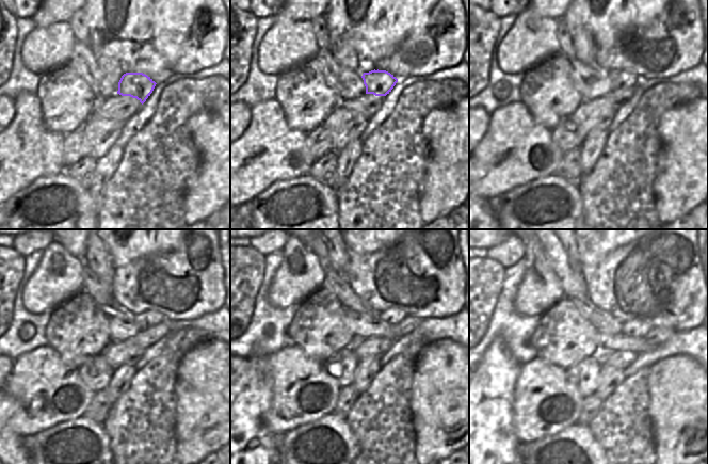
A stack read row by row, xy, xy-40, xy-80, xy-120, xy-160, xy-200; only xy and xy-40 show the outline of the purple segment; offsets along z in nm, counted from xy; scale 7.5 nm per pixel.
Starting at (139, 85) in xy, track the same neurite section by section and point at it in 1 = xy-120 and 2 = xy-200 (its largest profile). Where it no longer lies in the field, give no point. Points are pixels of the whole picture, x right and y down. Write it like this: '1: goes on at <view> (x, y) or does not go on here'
1: goes on at xy-120 (147, 319)
2: goes on at xy-200 (639, 329)

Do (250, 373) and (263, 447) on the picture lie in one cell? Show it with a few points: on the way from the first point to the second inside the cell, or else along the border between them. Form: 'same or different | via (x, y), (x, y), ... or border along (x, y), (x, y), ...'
same | via (250, 392), (251, 429)

